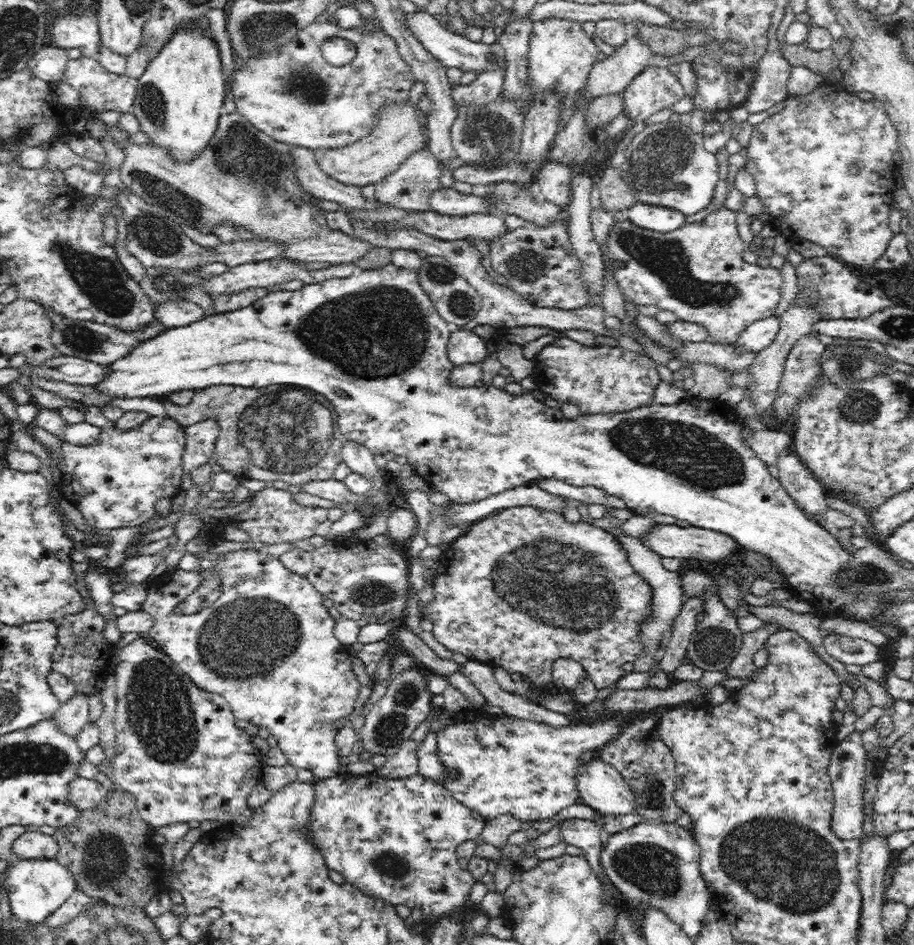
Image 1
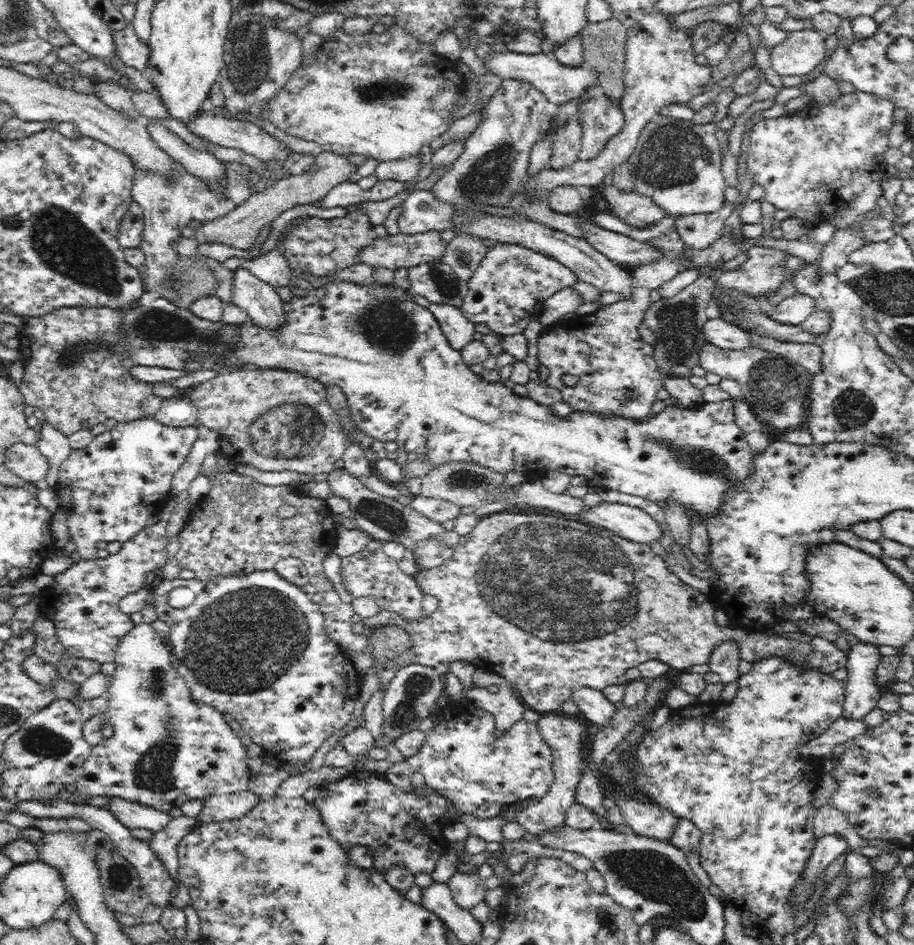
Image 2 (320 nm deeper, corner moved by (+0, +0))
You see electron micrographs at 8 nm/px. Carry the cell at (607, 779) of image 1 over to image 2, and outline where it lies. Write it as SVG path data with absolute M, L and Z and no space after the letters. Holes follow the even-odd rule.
M622 791L614 797L619 800L617 806L629 830L640 836L670 841L679 820L671 811L662 809L658 804L642 803Z

